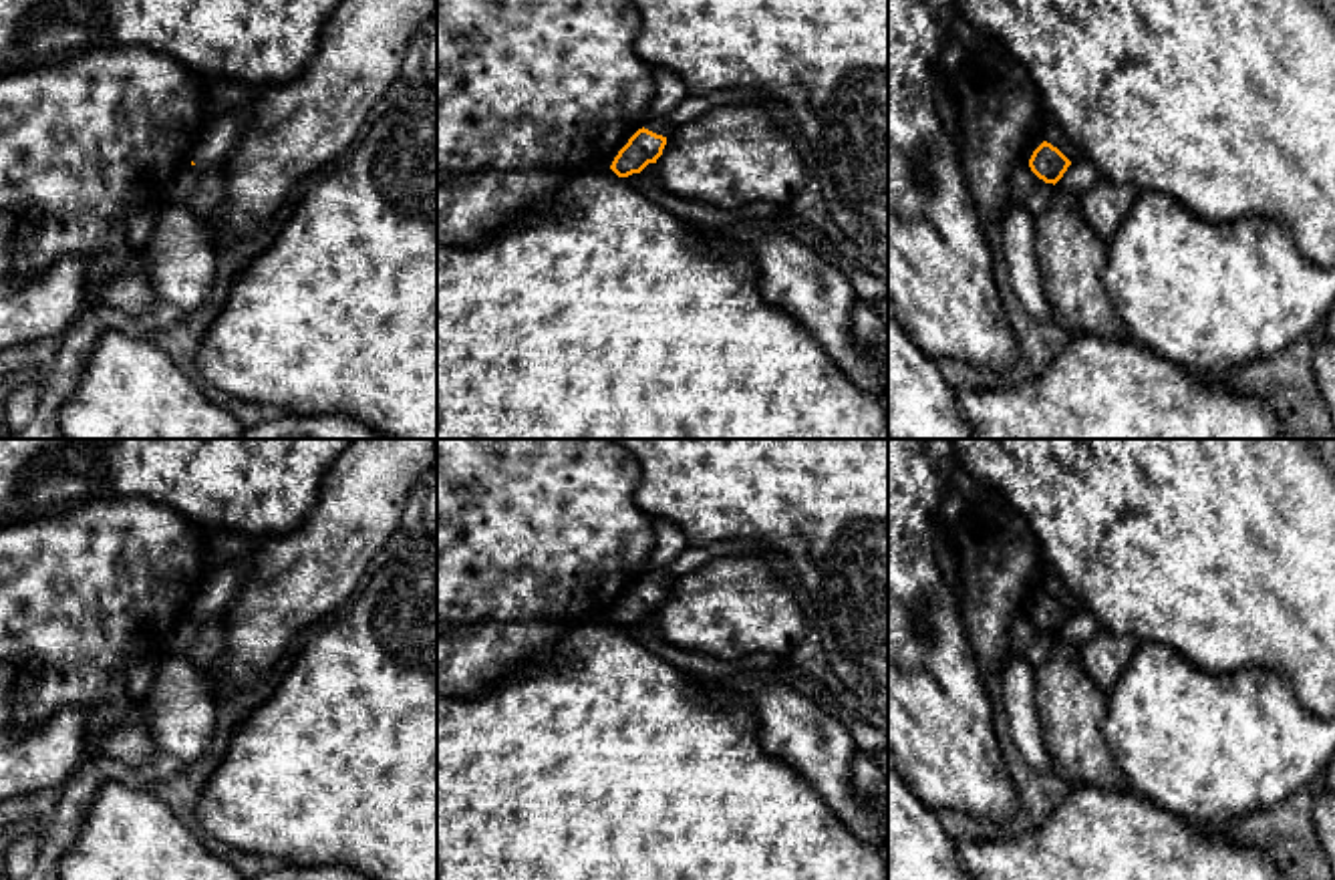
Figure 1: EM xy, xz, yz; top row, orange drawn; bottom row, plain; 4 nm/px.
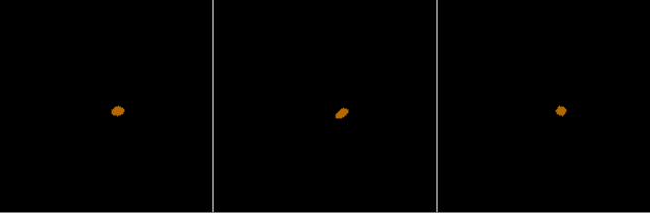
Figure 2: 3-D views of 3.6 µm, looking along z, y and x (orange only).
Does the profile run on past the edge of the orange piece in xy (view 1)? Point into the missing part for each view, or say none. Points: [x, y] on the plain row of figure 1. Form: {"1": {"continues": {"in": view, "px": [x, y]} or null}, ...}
{"1": {"continues": null}}

